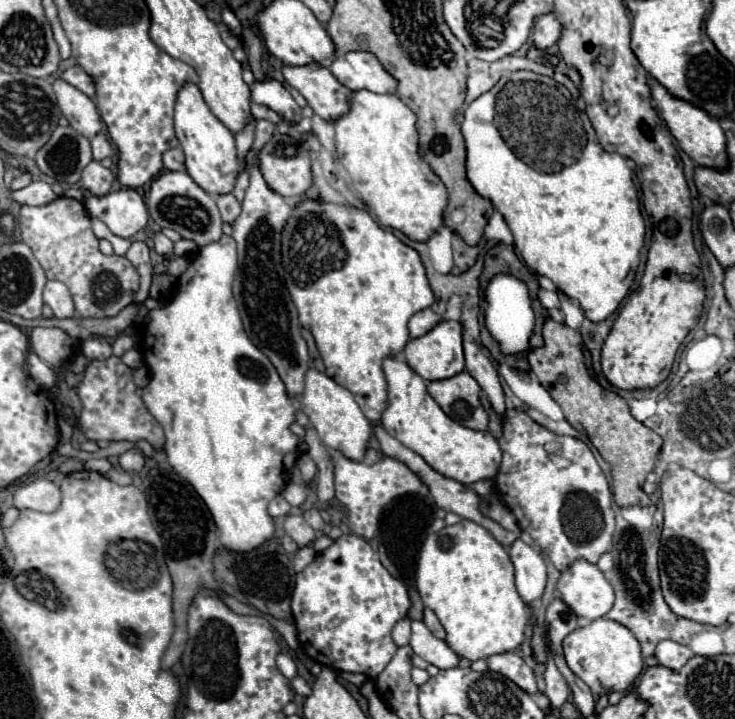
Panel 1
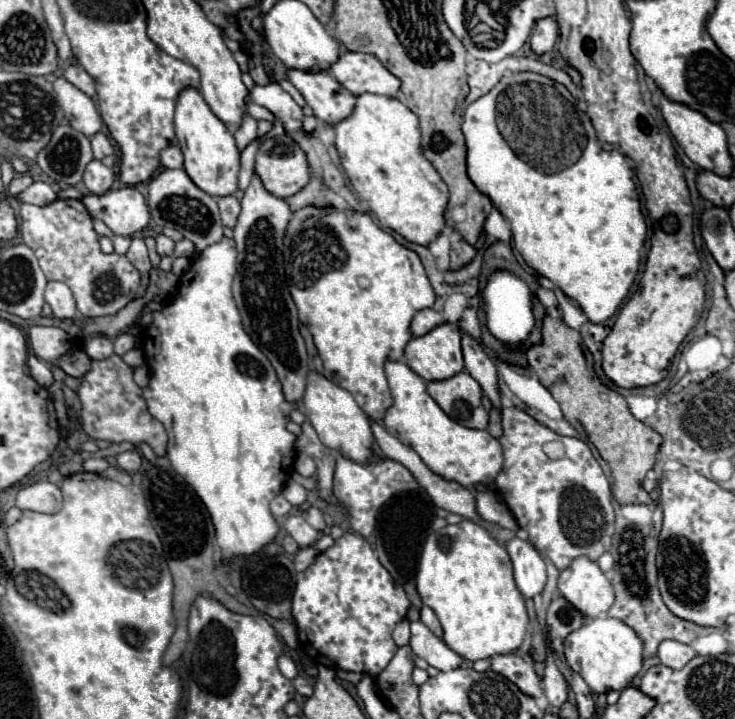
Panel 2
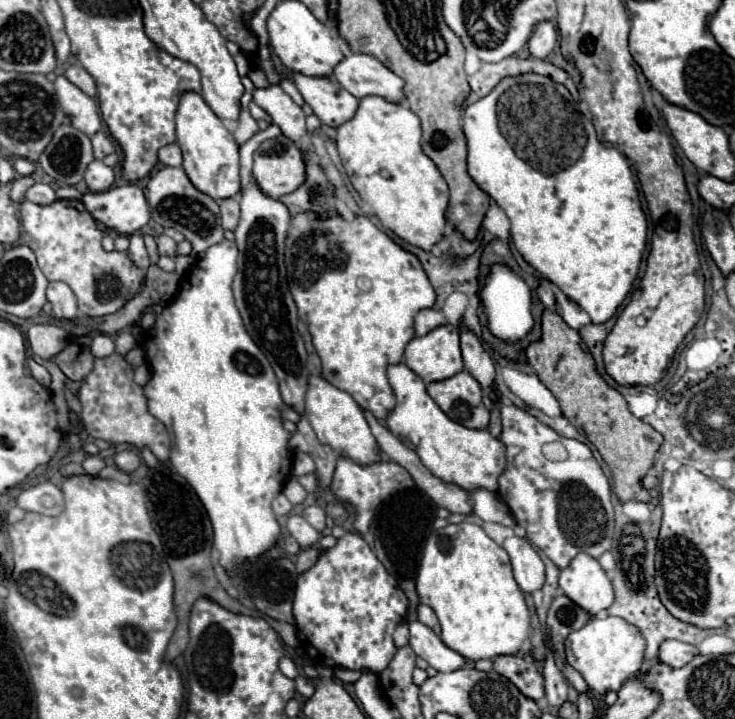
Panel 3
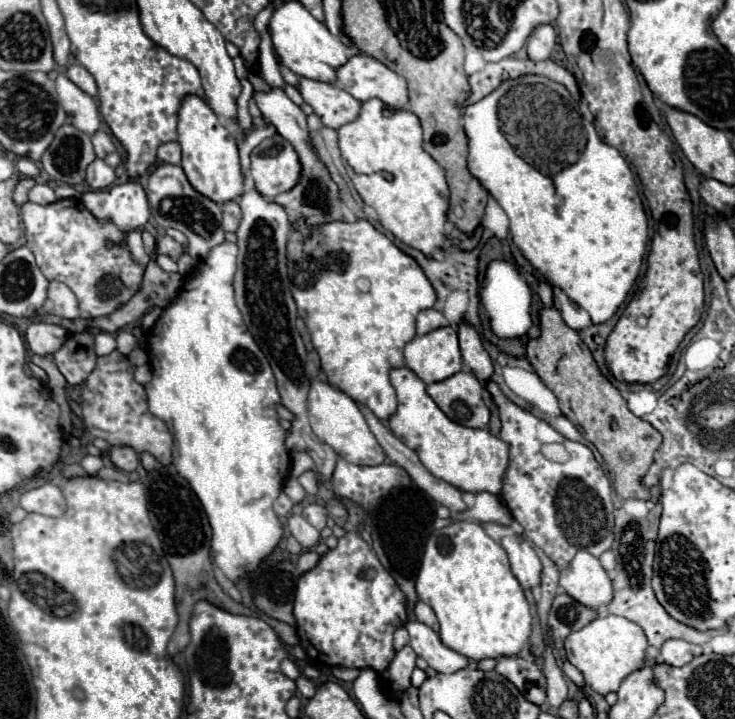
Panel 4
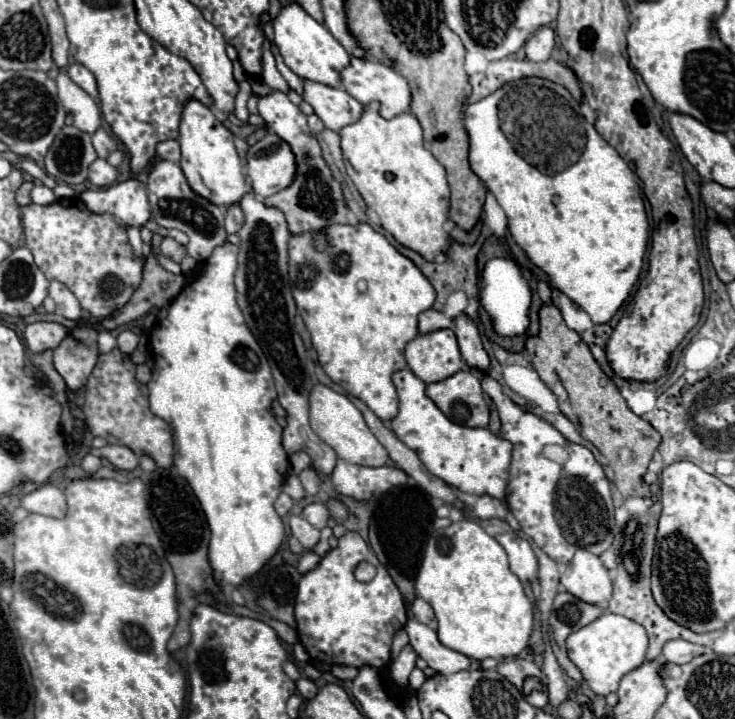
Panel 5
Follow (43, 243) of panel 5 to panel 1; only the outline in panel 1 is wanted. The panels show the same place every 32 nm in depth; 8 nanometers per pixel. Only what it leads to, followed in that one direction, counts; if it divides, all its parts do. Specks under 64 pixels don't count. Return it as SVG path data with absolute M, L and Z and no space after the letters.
M56 198L54 202L46 204L46 206L22 206L20 208L20 234L22 234L22 242L26 242L36 260L40 262L42 270L46 272L48 280L60 280L64 282L74 298L76 304L76 312L82 318L106 318L106 316L116 316L122 308L126 308L128 304L132 304L134 294L138 290L138 282L140 276L136 272L136 268L128 262L126 256L104 256L98 248L98 238L92 232L92 224L90 224L90 214L86 212L84 204L72 198Z

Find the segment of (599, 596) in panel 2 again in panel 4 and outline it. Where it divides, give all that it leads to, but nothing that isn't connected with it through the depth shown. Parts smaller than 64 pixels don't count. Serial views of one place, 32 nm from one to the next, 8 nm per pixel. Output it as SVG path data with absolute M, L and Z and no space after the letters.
M578 552L568 568L562 570L560 586L574 600L594 610L612 600L612 582L600 560L588 552Z

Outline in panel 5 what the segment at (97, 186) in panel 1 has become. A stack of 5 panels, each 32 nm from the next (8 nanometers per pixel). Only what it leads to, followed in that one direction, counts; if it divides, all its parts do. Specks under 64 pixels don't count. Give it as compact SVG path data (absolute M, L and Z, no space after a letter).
M102 158L94 160L88 170L88 180L96 186L110 186L116 178L118 178L118 170Z

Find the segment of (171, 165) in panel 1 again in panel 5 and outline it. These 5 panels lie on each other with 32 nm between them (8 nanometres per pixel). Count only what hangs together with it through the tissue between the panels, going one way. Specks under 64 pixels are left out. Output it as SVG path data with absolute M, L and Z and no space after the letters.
M164 140L156 146L156 156L164 160L178 162L180 160L180 142L178 140Z

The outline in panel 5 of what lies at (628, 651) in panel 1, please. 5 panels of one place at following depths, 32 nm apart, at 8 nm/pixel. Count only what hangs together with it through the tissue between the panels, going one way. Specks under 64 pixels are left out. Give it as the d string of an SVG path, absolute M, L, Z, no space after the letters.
M604 612L598 620L592 624L572 632L566 640L568 656L578 666L578 670L584 676L584 682L598 694L608 696L610 692L618 690L618 684L624 674L634 670L646 660L646 648L648 648L648 634L644 632L644 626L636 624L634 620L628 620L624 616Z

